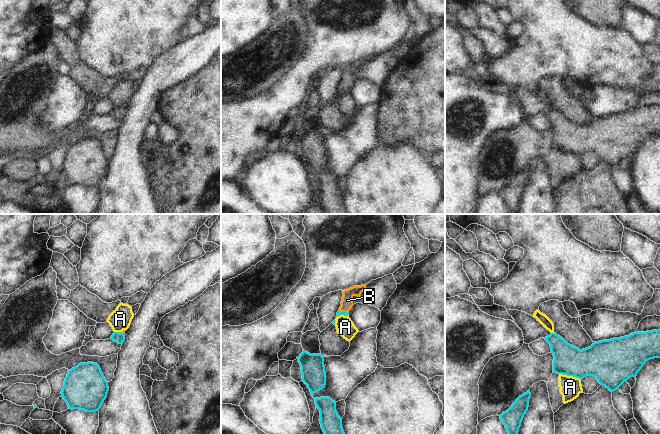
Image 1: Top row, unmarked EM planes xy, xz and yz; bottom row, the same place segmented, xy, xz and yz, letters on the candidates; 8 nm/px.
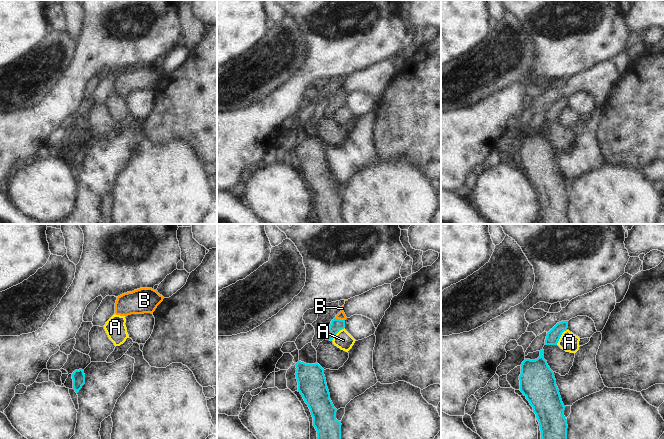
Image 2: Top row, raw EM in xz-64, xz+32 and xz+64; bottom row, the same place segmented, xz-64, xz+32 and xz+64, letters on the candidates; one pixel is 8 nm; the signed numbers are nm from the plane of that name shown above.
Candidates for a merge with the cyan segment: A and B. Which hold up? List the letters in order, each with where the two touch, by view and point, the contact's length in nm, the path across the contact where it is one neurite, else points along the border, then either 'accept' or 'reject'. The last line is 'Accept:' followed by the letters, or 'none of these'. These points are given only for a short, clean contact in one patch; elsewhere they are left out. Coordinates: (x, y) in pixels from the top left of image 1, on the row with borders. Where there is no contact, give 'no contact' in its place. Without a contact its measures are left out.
A: meets cyan in yz at (570, 375); contact 190 nm long; reject
B: meets cyan in xz at (343, 312); contact 70 nm long; runs through xz (339, 313), (343, 312), (347, 300); accept
Accept: B

